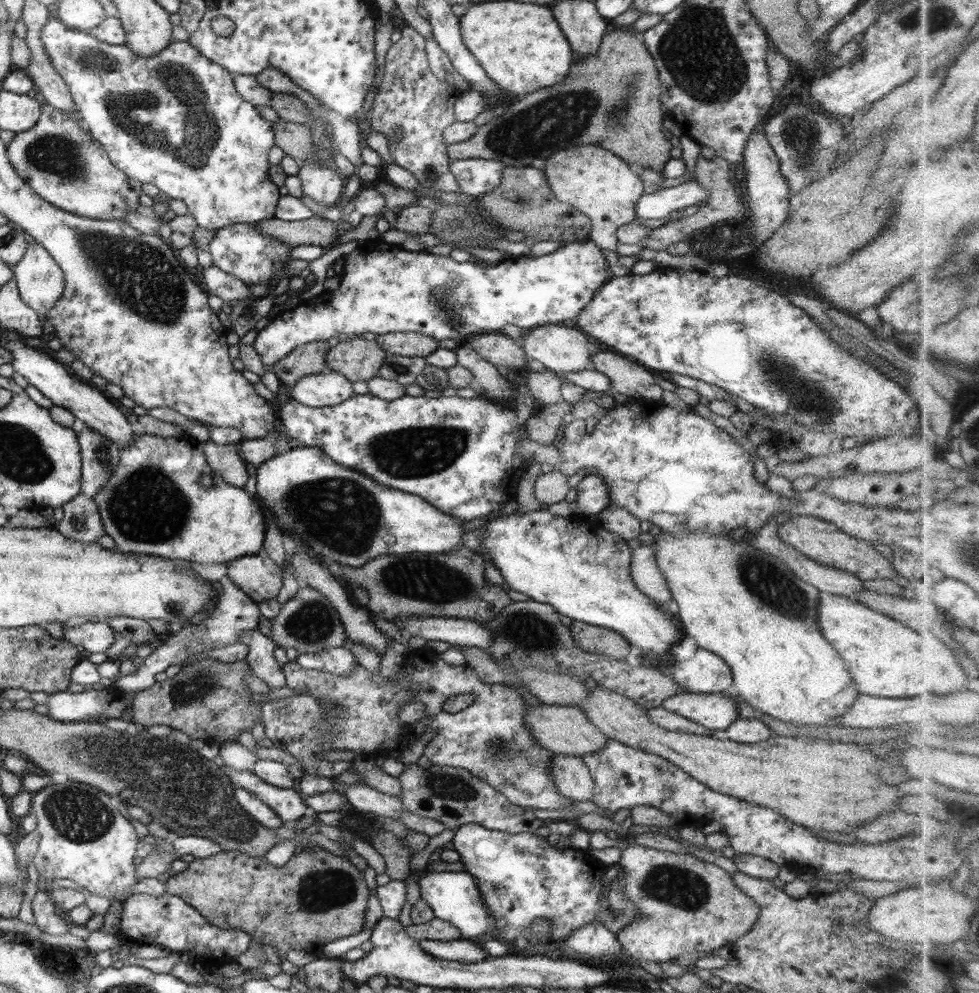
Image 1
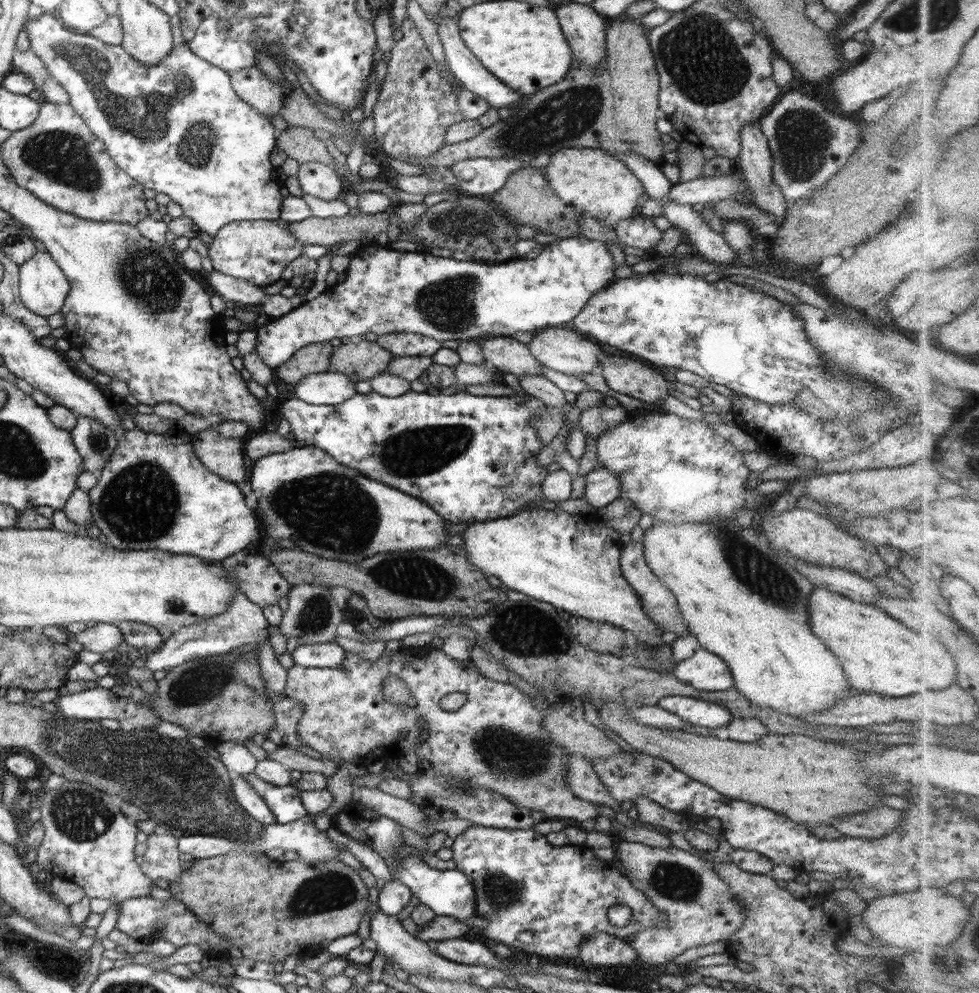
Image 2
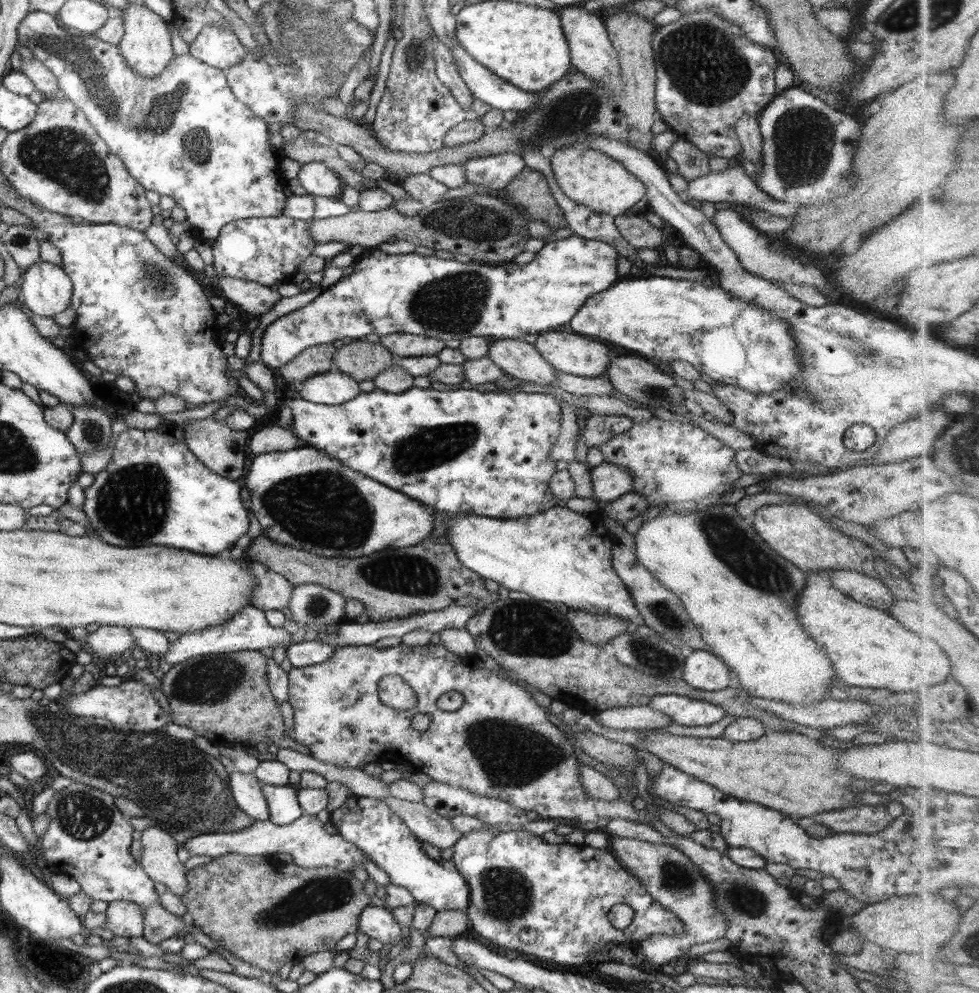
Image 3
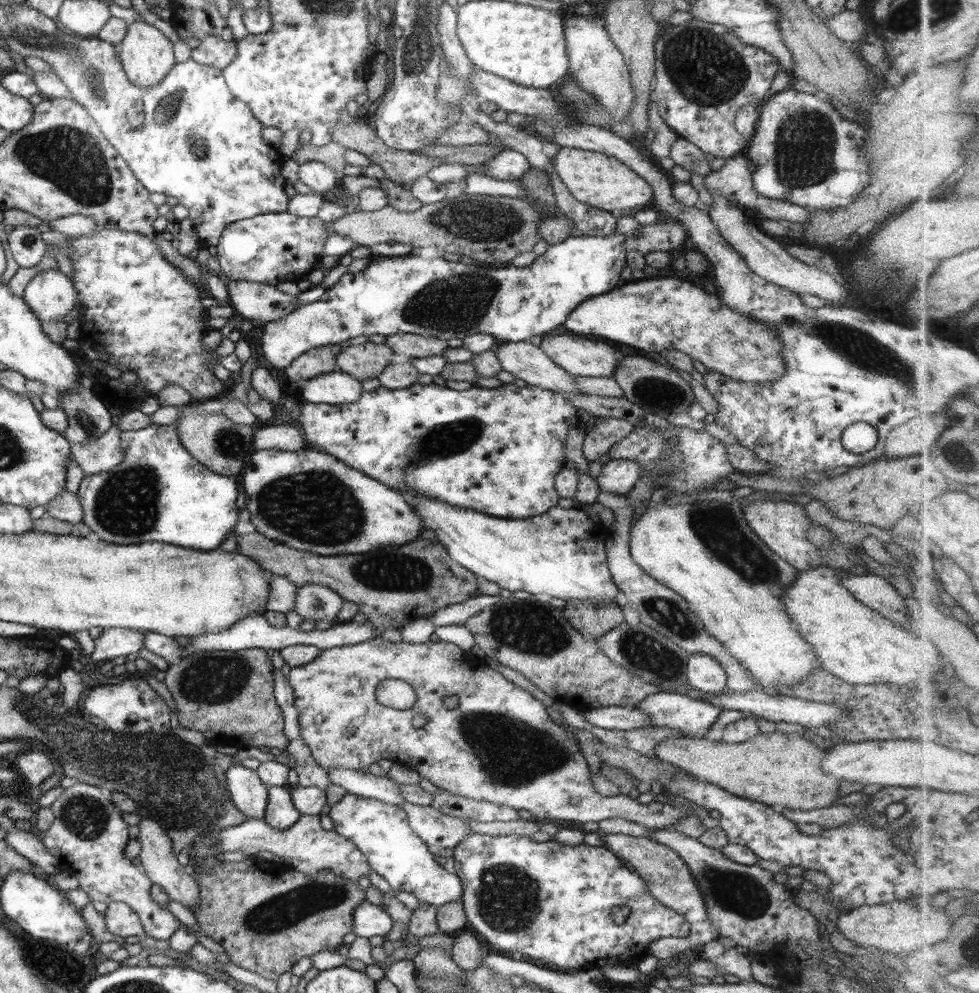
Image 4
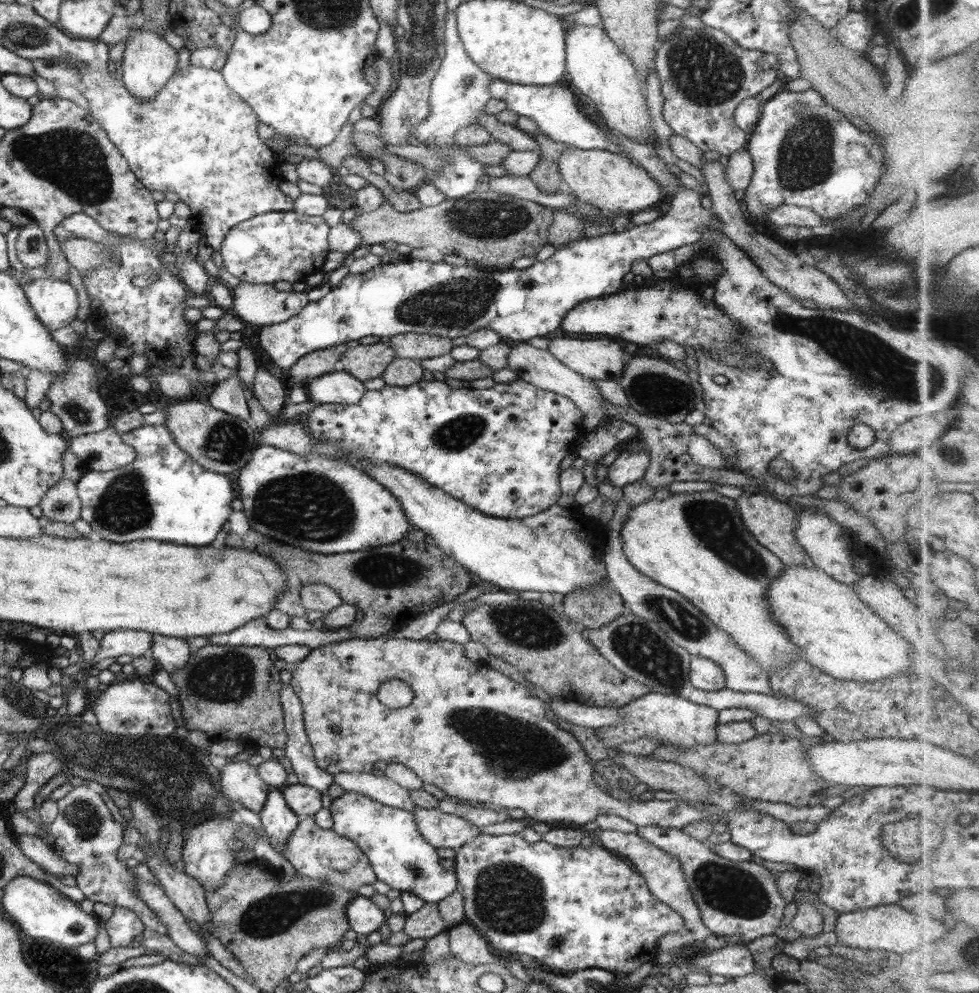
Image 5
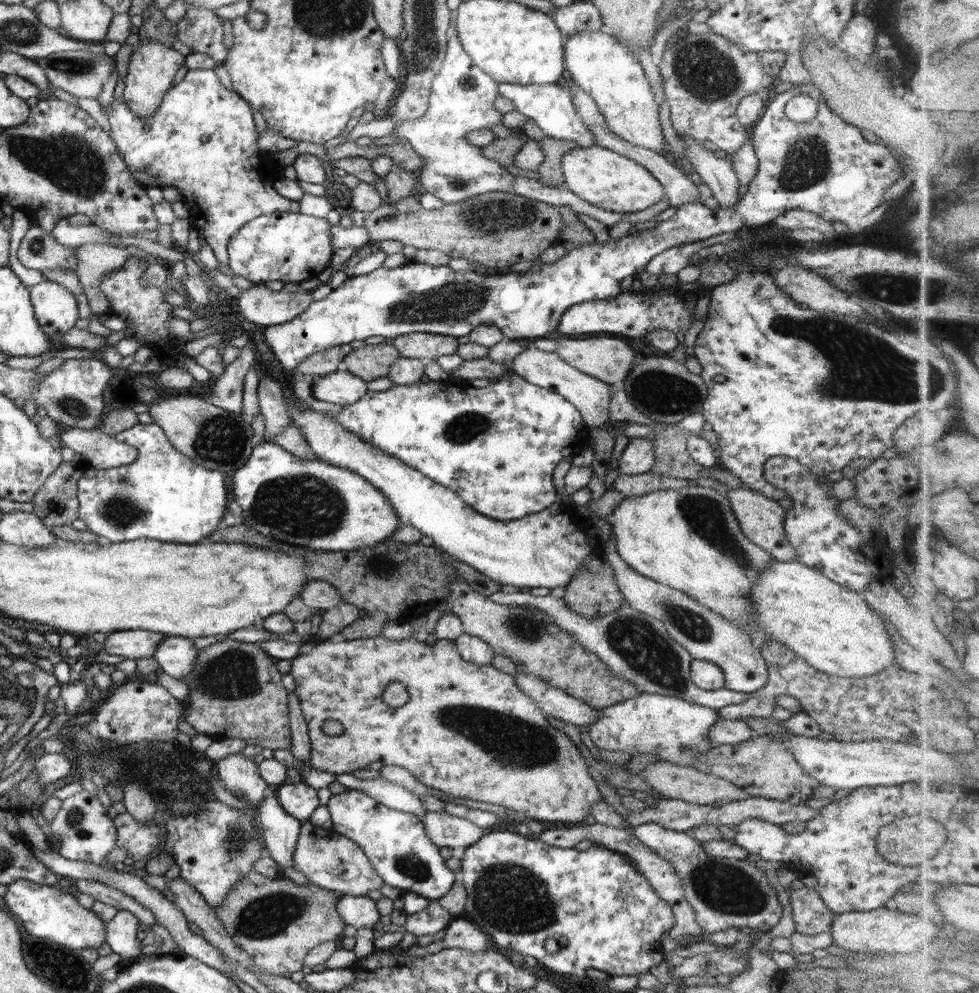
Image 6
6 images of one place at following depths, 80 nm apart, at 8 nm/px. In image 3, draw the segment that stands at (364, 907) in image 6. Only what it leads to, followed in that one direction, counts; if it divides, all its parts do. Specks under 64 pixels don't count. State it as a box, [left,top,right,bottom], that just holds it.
[357,902,402,946]

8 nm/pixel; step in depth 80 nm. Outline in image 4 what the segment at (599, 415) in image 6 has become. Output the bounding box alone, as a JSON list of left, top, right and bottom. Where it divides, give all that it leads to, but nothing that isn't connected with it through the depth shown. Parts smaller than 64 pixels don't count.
[497,341,582,394]

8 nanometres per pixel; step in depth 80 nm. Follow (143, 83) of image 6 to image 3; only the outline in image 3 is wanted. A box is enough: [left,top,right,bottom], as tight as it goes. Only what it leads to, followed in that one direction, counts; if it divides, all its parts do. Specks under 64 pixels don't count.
[118,4,175,78]

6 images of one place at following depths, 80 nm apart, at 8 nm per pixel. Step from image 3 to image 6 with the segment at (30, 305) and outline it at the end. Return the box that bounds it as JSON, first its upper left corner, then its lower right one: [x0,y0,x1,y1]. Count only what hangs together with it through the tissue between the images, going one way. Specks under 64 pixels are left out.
[29,280,78,336]

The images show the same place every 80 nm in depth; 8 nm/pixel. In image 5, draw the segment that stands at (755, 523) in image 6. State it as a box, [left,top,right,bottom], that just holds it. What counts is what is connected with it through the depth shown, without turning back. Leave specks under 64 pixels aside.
[735,491,813,567]

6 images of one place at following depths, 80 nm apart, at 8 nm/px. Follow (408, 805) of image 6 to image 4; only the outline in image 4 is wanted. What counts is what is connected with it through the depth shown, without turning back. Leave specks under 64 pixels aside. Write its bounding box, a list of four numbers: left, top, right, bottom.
[327,768,405,806]

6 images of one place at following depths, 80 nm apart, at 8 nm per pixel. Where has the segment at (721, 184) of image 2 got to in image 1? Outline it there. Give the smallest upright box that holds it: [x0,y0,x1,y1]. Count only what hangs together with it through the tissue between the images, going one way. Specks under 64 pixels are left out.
[635,181,709,219]

